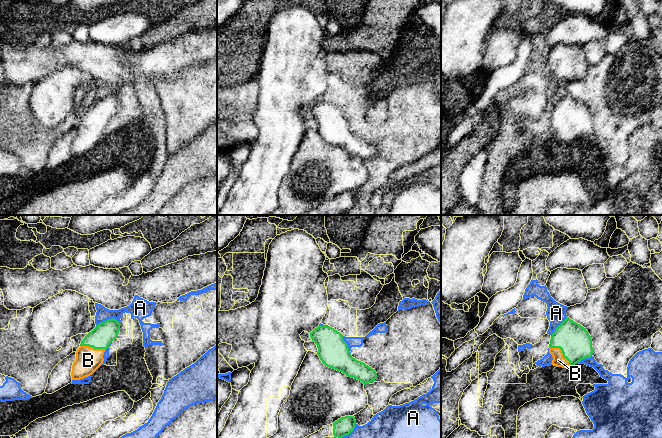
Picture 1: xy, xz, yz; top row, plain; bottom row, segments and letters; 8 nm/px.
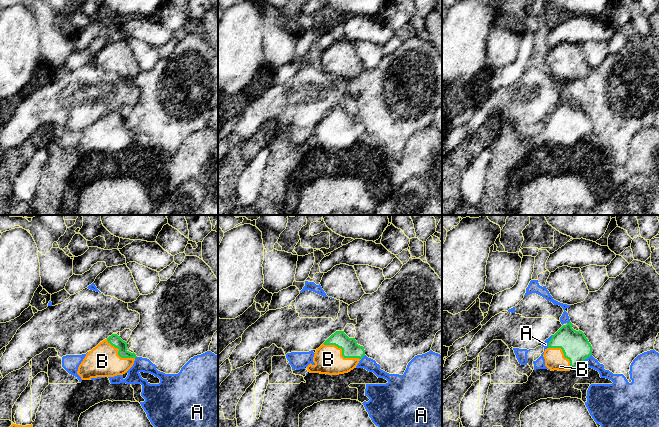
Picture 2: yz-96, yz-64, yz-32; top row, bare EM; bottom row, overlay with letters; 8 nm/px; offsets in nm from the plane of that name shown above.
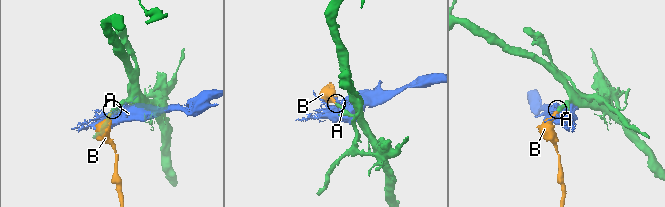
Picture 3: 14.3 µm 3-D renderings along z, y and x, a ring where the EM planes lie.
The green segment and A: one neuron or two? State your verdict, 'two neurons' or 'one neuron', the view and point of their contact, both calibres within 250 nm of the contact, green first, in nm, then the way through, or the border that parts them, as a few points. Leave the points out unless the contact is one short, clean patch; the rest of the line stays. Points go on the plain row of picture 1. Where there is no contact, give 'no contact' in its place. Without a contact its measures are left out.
two neurons | xy (108, 95) | 180/140 nm

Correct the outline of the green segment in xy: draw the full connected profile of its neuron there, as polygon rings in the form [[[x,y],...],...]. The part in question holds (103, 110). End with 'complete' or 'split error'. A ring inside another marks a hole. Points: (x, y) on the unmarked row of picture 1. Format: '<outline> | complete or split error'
[[[112,94],[98,100],[84,113],[72,141],[72,156],[92,151],[103,140],[104,128],[117,114],[119,106],[119,97]]] | split error

